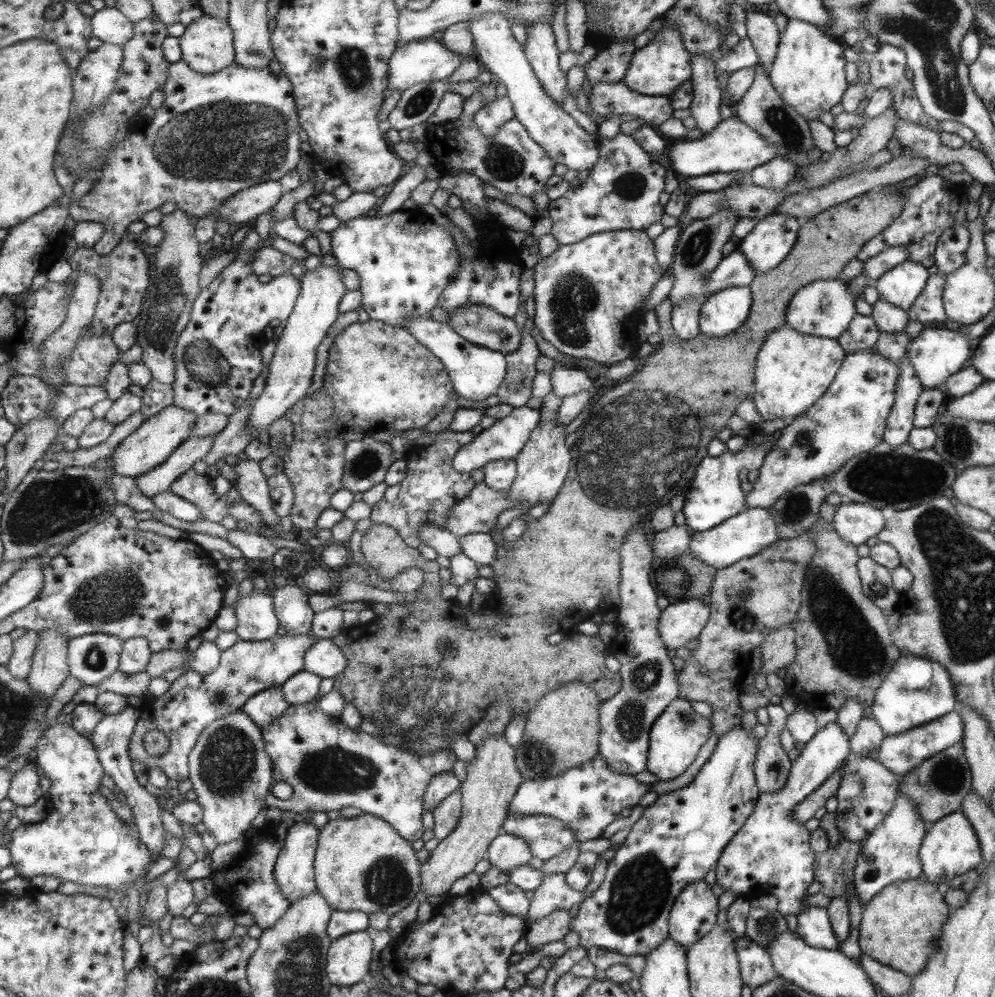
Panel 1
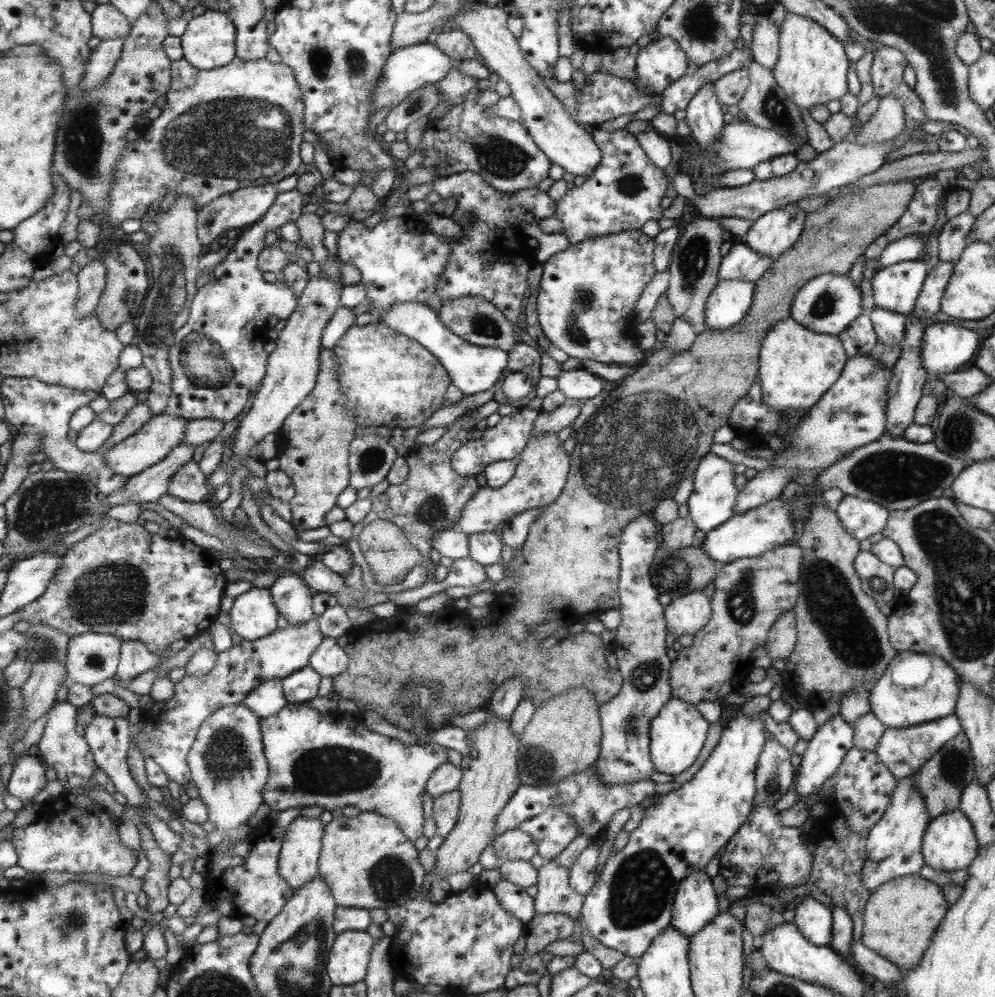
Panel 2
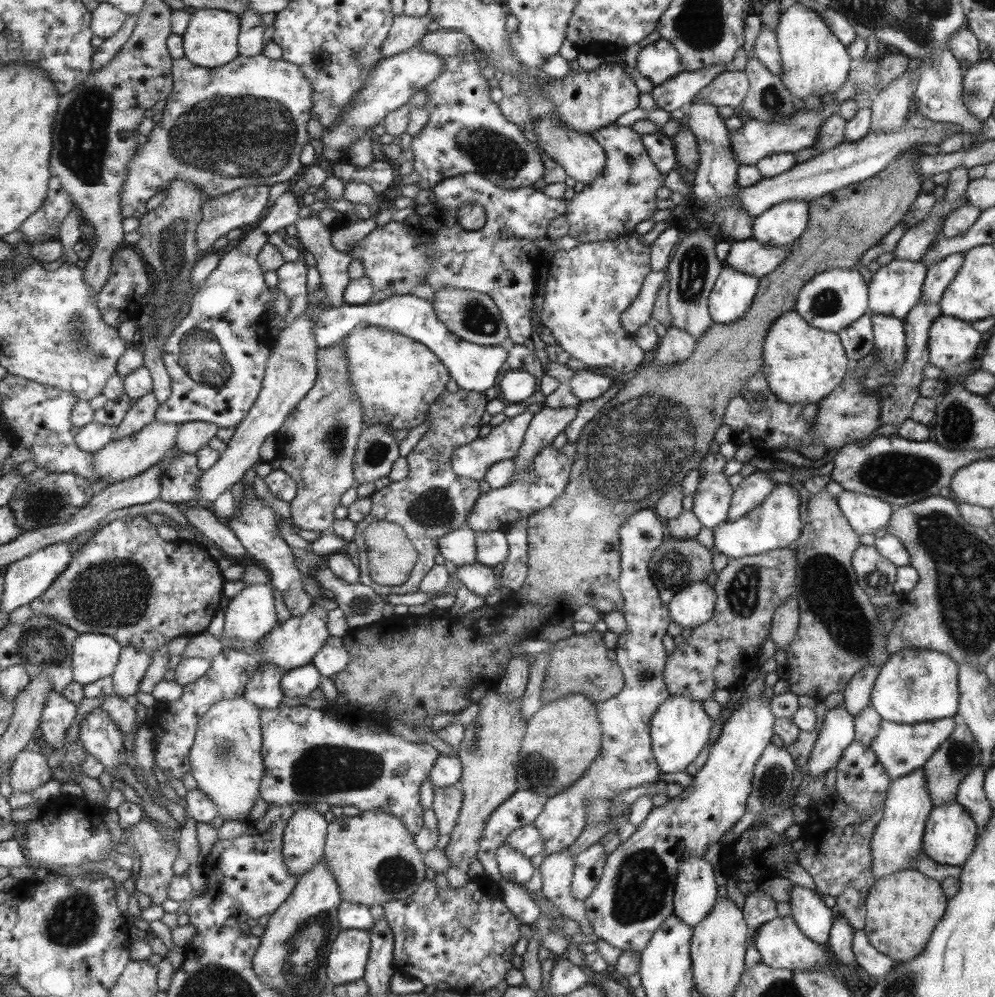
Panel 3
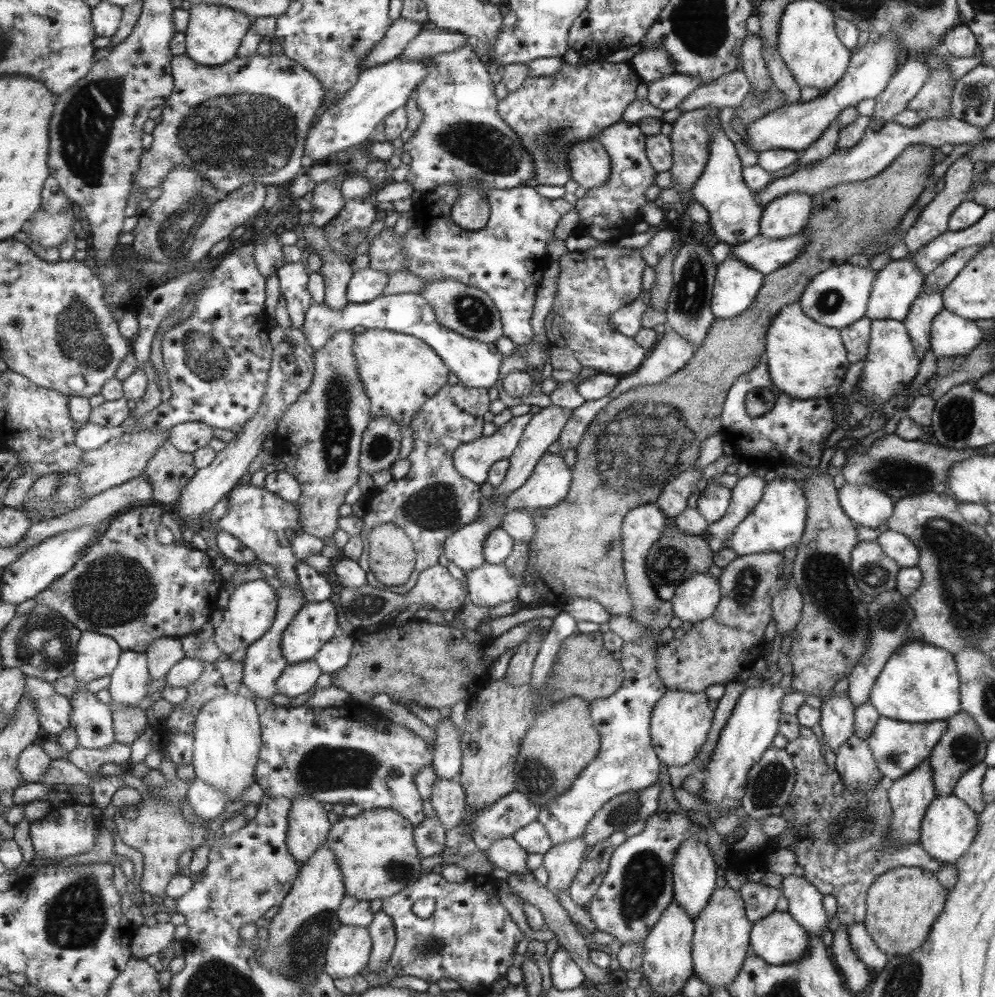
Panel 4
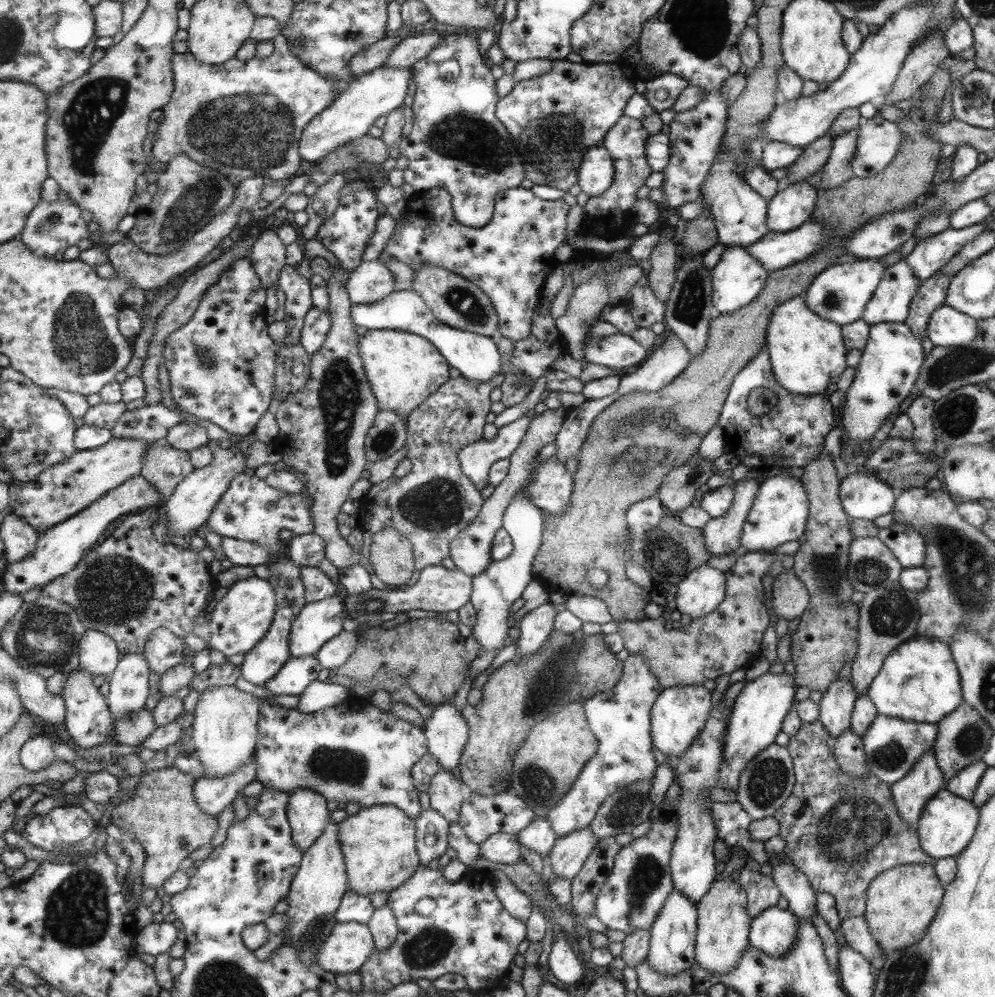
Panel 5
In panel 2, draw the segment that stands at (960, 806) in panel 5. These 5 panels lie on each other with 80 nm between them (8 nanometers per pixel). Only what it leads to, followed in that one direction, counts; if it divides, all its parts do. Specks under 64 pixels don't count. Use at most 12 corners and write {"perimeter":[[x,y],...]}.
{"perimeter":[[952,809],[928,822],[925,862],[967,869],[979,852],[975,828]]}

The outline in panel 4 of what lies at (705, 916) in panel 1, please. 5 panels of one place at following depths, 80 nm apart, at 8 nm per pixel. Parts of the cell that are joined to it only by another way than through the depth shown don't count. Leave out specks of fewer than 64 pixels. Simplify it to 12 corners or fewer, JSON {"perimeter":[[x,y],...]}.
{"perimeter":[[696,834],[672,860],[672,898],[700,916],[715,892],[715,862]]}

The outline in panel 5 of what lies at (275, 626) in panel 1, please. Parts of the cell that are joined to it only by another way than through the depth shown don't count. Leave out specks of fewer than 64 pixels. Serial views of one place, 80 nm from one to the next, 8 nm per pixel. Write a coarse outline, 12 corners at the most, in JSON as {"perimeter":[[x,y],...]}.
{"perimeter":[[267,579],[230,583],[211,604],[208,648],[246,655],[276,618]]}

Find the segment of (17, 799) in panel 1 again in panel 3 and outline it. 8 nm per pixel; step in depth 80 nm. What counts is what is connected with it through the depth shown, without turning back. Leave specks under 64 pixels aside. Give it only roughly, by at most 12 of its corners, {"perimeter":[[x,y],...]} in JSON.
{"perimeter":[[17,754],[9,783],[33,792],[52,778],[43,754]]}

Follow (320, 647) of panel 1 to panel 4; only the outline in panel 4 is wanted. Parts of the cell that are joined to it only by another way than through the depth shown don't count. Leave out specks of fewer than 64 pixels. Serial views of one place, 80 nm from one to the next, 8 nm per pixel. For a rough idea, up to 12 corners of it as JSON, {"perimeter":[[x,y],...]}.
{"perimeter":[[338,633],[314,659],[332,675],[349,664],[352,635]]}

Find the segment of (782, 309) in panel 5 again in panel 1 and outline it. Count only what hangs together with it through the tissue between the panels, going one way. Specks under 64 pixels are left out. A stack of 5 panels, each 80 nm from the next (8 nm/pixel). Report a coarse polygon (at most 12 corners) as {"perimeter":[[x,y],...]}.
{"perimeter":[[786,324],[756,354],[750,395],[765,422],[823,396],[847,352]]}

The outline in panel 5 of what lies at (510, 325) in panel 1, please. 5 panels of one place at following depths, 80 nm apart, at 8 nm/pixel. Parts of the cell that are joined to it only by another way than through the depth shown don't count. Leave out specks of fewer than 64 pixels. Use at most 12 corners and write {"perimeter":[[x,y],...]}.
{"perimeter":[[422,264],[413,290],[440,322],[491,338],[492,298],[474,282]]}

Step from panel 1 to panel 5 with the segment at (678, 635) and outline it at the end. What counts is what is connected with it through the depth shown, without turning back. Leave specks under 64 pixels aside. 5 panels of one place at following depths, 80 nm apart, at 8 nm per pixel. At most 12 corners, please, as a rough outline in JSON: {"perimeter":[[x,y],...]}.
{"perimeter":[[708,565],[676,586],[675,611],[690,619],[724,600],[724,572]]}

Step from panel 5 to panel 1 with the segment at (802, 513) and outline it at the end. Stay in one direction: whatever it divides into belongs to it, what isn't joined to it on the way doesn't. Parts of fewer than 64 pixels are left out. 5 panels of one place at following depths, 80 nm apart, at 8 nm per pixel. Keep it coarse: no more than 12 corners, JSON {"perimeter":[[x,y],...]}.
{"perimeter":[[744,509],[691,534],[687,552],[725,568],[777,542],[775,516]]}

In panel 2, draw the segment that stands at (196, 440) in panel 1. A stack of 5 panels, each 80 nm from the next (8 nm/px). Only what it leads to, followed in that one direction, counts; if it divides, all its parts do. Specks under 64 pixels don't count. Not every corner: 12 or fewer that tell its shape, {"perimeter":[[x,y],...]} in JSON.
{"perimeter":[[182,442],[164,461],[129,478],[107,496],[107,506],[158,503],[173,477],[193,460]]}

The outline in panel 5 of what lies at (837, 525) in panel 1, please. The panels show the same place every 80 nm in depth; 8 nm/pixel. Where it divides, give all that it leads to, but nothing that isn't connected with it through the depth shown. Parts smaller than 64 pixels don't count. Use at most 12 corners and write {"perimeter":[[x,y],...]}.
{"perimeter":[[861,467],[840,481],[849,520],[892,513],[896,494]]}

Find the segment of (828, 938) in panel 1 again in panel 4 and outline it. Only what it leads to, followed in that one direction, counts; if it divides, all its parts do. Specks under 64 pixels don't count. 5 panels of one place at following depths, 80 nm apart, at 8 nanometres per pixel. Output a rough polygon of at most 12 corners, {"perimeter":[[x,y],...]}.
{"perimeter":[[787,875],[781,894],[787,912],[810,936],[828,920],[822,895],[804,878]]}

